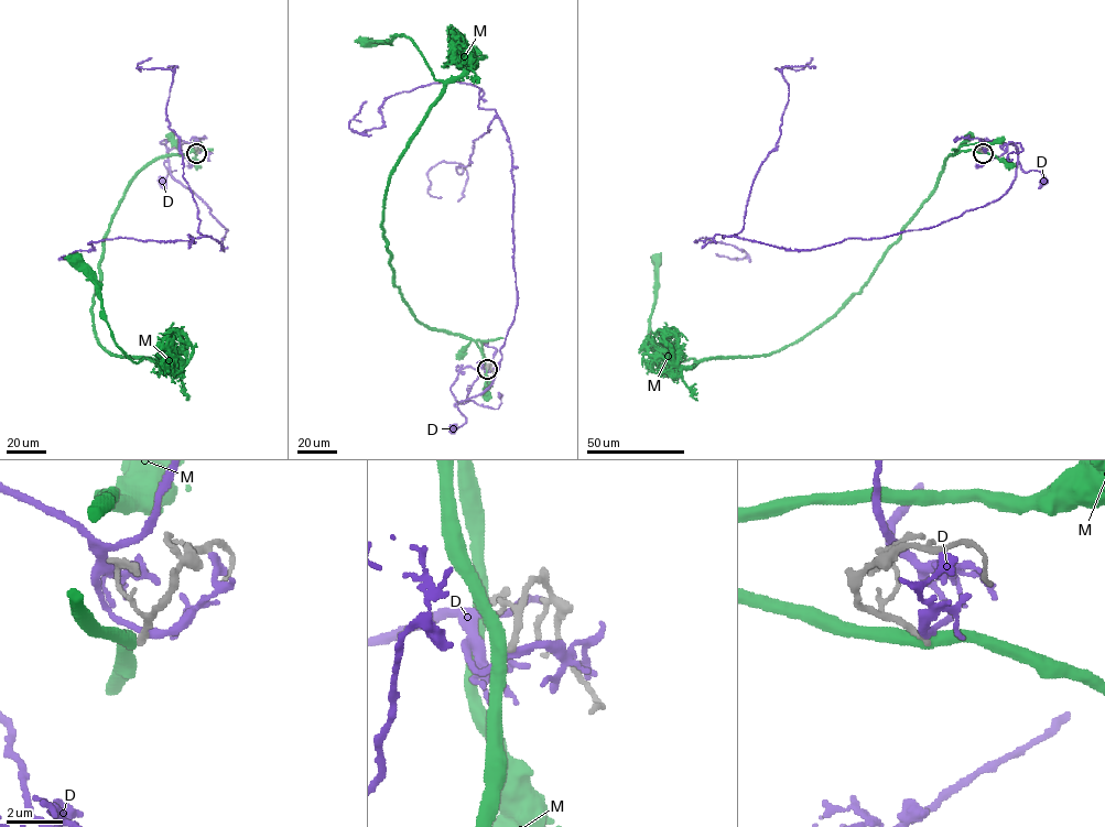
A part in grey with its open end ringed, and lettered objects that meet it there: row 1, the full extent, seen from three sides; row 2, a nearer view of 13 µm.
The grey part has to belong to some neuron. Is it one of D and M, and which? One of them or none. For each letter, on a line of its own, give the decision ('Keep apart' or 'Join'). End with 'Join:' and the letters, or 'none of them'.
D: Keep apart
M: Keep apart
Join: none of them

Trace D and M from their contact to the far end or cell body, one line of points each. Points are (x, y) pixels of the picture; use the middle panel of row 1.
D: (487, 369), (464, 367), (459, 370), (451, 391), (458, 403), (454, 405), (466, 421), (451, 430)
M: (487, 369), (475, 343), (415, 317), (394, 284), (383, 237), (388, 181), (443, 84), (409, 37), (366, 41)

